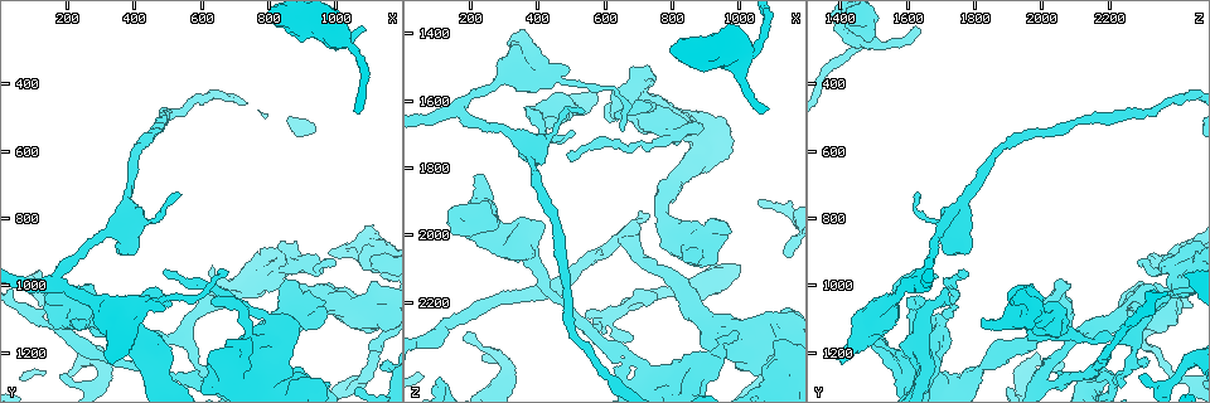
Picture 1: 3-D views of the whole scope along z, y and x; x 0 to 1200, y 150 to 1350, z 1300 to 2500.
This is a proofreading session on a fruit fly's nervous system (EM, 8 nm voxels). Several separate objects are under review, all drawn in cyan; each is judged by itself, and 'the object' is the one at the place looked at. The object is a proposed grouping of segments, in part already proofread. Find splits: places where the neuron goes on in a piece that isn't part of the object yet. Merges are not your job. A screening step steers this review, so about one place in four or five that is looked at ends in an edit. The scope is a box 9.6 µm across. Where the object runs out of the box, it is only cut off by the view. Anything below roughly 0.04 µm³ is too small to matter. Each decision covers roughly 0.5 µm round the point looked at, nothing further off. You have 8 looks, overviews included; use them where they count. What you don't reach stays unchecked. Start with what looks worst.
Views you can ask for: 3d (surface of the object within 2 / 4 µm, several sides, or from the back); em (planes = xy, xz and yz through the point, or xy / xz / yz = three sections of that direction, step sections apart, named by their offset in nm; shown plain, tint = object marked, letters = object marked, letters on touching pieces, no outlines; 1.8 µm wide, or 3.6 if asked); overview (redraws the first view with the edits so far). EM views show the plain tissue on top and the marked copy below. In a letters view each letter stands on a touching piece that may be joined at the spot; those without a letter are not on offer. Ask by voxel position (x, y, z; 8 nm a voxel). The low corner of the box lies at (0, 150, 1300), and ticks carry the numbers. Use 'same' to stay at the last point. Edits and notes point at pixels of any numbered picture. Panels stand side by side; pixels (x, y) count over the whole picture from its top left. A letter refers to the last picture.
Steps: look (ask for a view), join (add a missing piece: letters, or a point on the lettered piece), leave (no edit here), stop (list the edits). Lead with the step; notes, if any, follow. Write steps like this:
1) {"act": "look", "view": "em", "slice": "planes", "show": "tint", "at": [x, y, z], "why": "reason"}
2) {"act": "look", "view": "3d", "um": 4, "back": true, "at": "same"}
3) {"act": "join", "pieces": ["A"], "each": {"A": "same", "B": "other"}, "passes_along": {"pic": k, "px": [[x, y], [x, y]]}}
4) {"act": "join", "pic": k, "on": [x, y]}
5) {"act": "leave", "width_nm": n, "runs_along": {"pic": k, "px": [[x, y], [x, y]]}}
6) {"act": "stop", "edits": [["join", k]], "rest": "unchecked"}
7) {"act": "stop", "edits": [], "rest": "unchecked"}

{"act": "look", "view": "3d", "um": 2, "at": [1090, 240, 1620], "why": "branch stops here"}

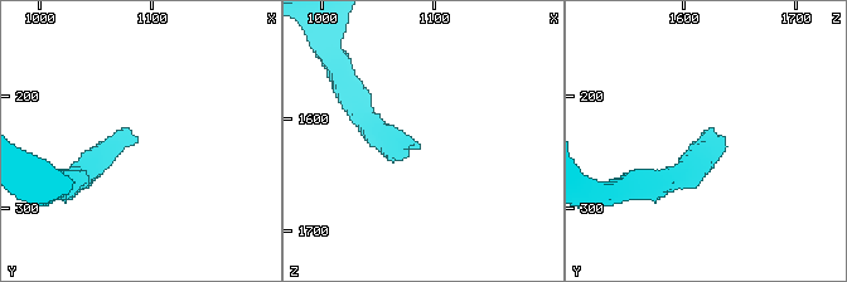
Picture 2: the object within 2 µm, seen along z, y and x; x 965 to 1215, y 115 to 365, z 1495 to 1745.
{"act": "look", "view": "em", "slice": "planes", "show": "letters", "at": [1088, 240, 1626]}

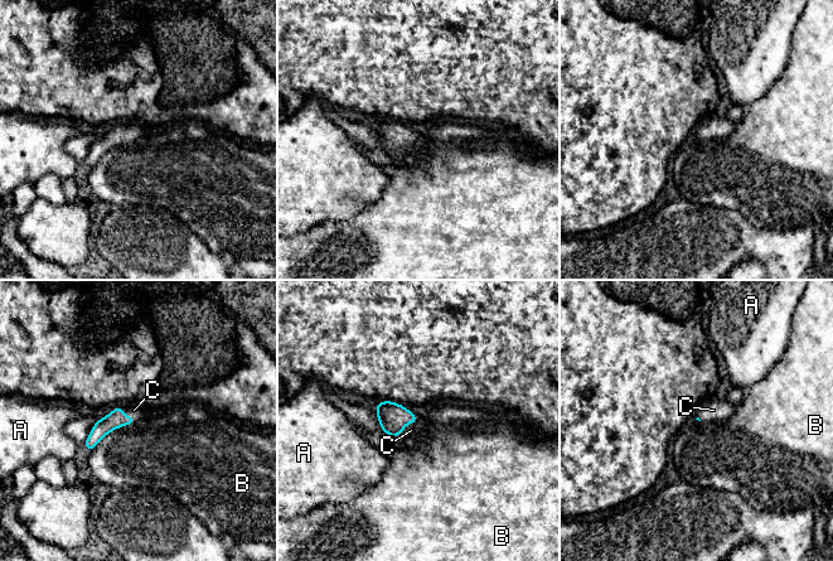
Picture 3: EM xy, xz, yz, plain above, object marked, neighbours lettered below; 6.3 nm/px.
{"act": "join", "pieces": ["C"], "each": {"A": "other", "B": "other", "C": "same"}, "passes_along": {"pic": 3, "px": [[116, 419], [126, 416], [134, 410]]}, "found": "the neuron continues"}

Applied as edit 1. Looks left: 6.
{"act": "look", "view": "overview", "why": "see it whole again"}

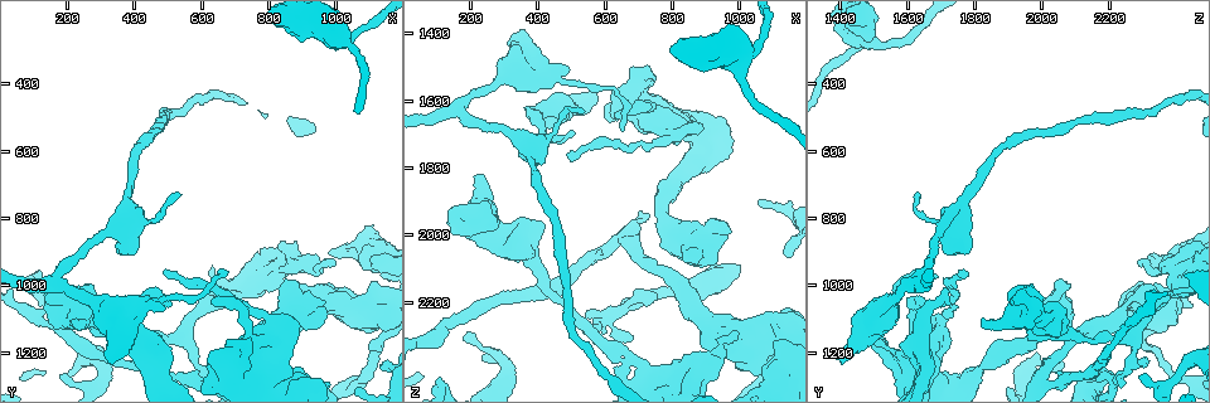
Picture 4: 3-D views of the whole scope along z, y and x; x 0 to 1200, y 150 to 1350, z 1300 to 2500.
{"act": "look", "view": "3d", "um": 4, "at": [330, 1230, 1400], "why": "free end"}

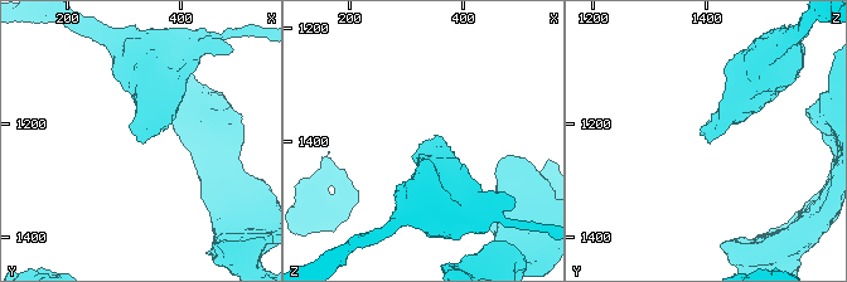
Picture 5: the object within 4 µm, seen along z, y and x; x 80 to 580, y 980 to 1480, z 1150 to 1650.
{"act": "look", "view": "em", "slice": "yz", "step": 4, "show": "tint", "at": [330, 1230, 1400]}

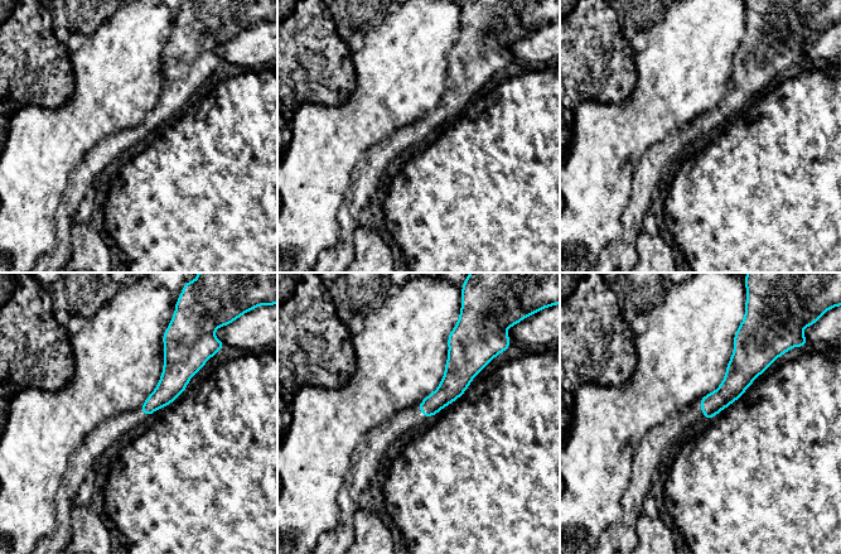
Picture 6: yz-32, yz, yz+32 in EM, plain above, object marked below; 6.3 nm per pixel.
{"act": "look", "view": "em", "slice": "planes", "show": "letters", "at": "same"}

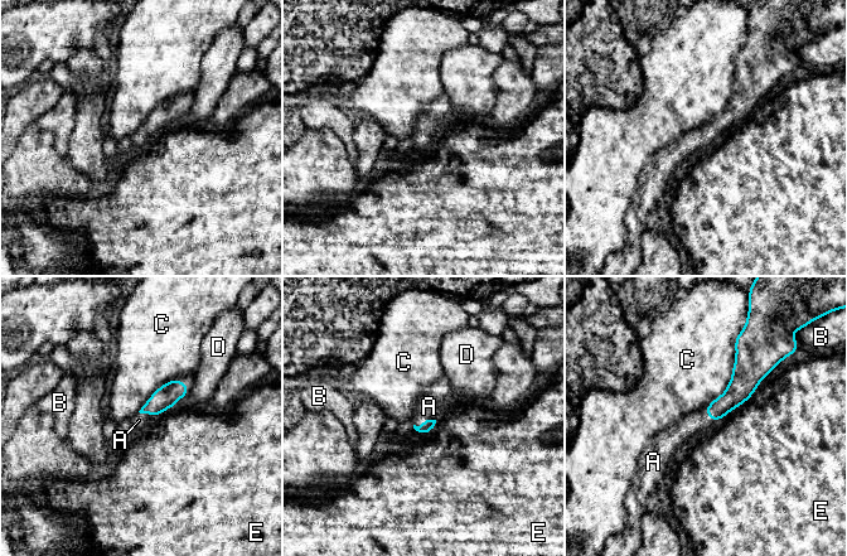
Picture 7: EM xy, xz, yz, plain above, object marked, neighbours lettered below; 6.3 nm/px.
{"act": "join", "pieces": ["A"], "longest_contact_nm": ["C", 500], "each": {"A": "same", "B": "other", "C": "other", "D": "other", "E": "other"}, "passes_along": {"pic": 7, "px": [[426, 426], [424, 421], [429, 406]]}, "found": "it goes on there"}

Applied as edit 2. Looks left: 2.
{"act": "look", "view": "overview"}

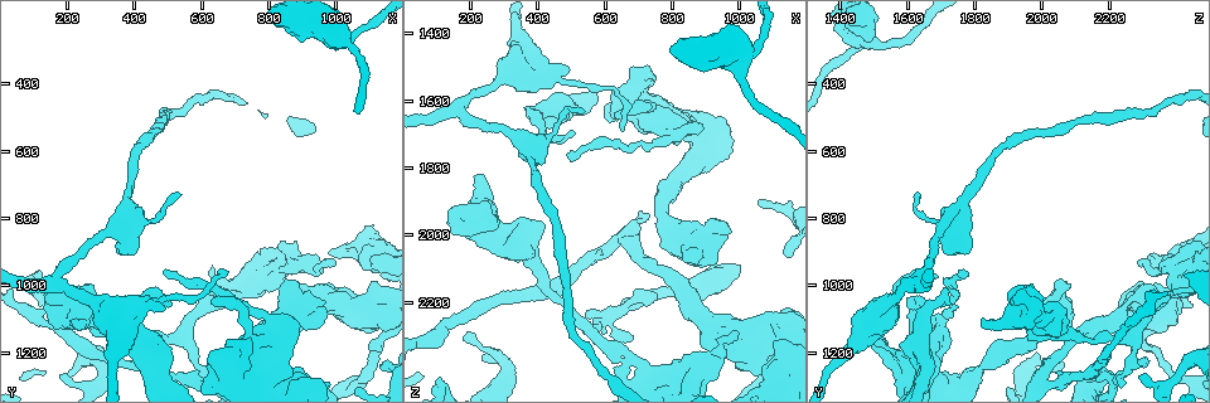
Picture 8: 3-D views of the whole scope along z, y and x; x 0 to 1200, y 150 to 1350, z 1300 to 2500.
{"act": "look", "view": "em", "slice": "yz", "step": 16, "show": "letters", "at": [190, 1280, 2320], "why": "branch stops here"}

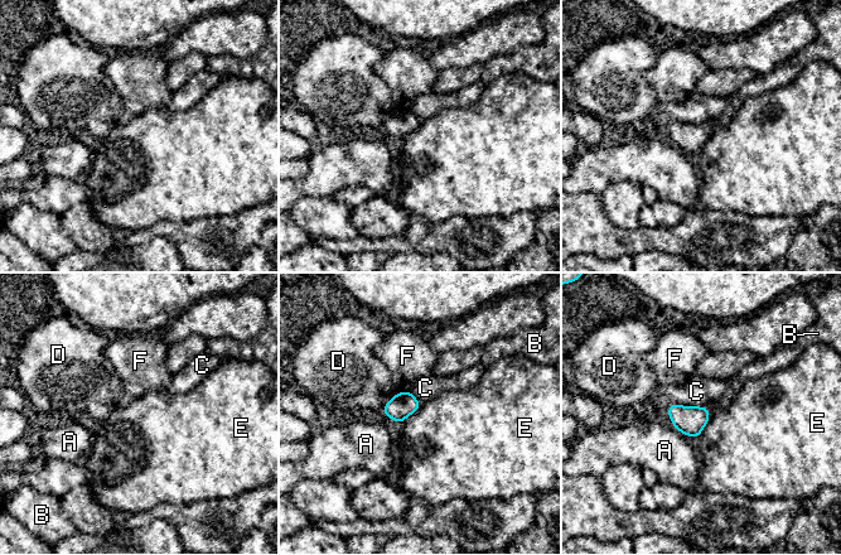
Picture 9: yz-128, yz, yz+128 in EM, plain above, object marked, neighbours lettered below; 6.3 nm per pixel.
{"act": "leave", "each": {"A": "other", "B": "other", "C": "other", "D": "other", "E": "other", "F": "other"}, "border": {"pic": 9, "px": [[709, 408], [709, 421], [697, 438]]}, "found": "none of them fits"}

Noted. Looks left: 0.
{"act": "stop", "edits": [["join", 3], ["join", 7]], "rest": "unchecked"}

